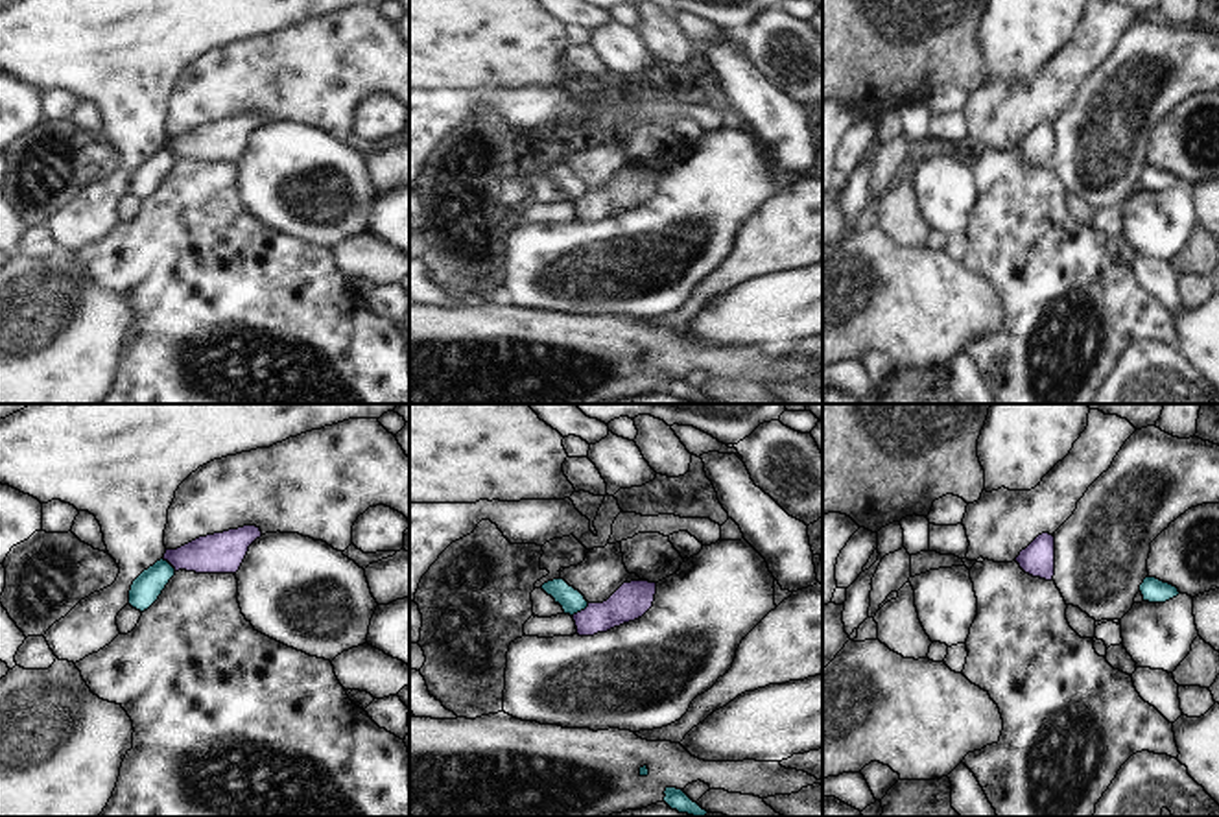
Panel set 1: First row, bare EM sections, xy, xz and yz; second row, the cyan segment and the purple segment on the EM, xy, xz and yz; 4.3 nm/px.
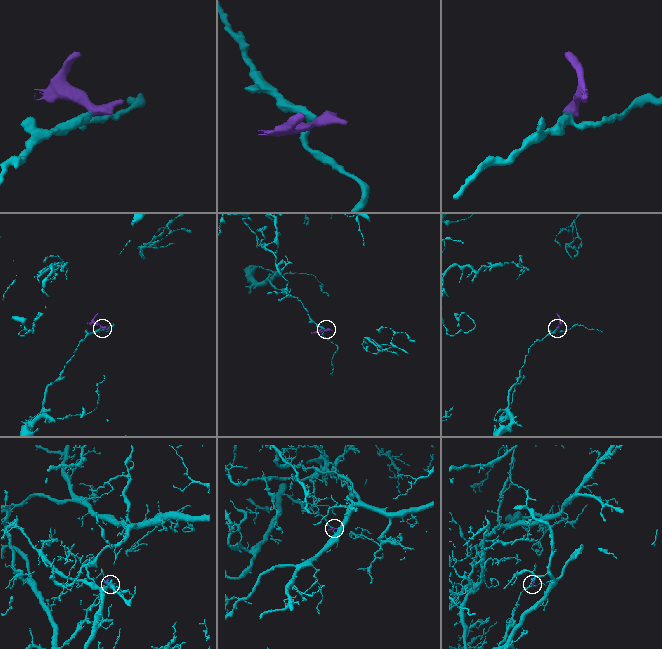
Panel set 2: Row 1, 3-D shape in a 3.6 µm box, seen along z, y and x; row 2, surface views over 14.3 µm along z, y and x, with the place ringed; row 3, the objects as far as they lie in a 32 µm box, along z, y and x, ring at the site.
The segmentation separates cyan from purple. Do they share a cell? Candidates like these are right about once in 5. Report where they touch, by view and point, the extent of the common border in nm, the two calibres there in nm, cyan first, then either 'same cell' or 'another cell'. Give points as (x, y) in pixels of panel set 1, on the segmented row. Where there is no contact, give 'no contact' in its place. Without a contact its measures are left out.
contact xz (579, 611); length 100 nm; calibres 110 and 160 nm; another cell

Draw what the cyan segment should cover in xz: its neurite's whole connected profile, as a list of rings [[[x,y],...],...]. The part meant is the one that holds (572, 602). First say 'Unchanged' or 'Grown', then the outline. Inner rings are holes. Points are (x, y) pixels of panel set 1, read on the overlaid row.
Unchanged. [[[561,577],[544,583],[540,588],[562,607],[564,614],[574,616],[588,607],[585,596]]]

